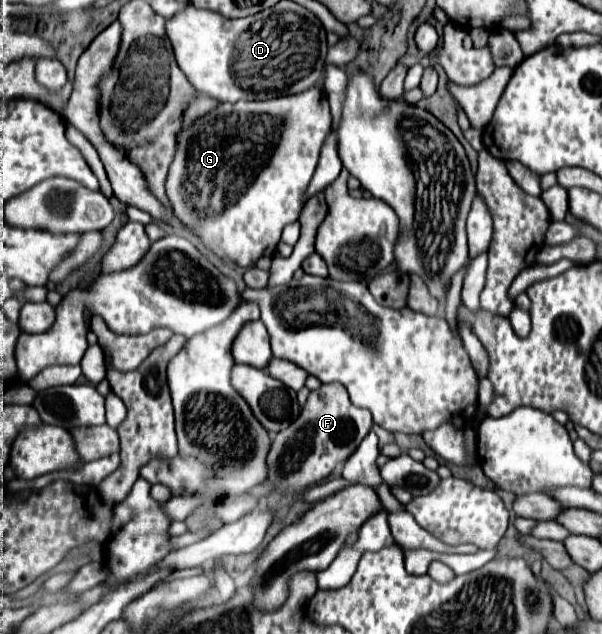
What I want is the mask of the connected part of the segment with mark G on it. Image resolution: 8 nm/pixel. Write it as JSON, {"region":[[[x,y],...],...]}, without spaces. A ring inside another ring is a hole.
{"region":[[[316,86],[302,94],[264,102],[222,102],[204,116],[198,116],[178,134],[176,156],[166,176],[166,196],[176,218],[192,228],[202,244],[220,260],[228,258],[242,268],[250,268],[260,256],[272,256],[282,228],[300,216],[302,194],[312,180],[330,124],[332,116],[326,94]]]}

